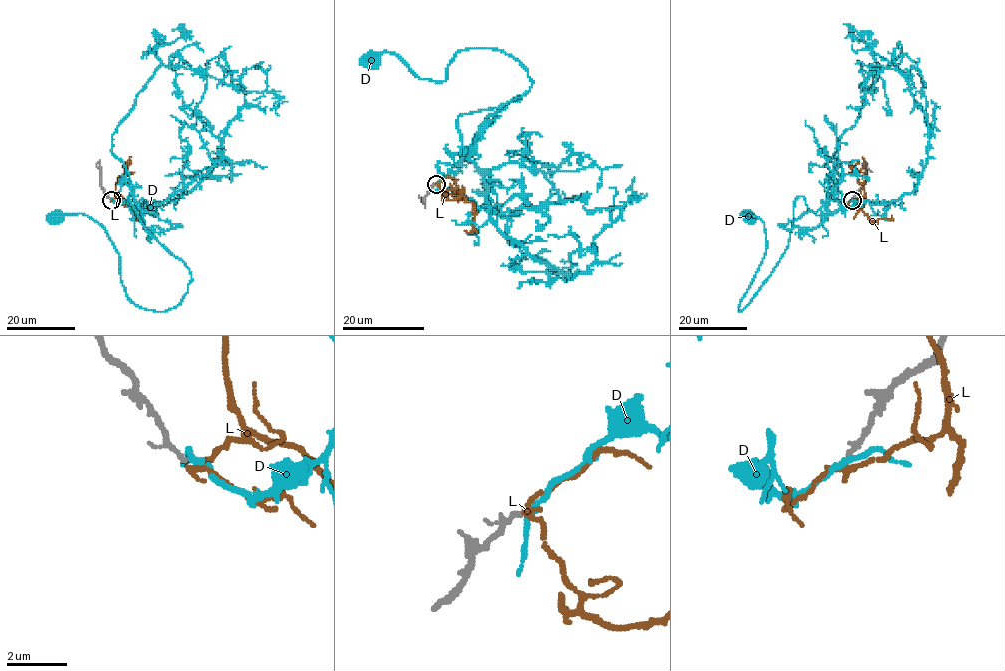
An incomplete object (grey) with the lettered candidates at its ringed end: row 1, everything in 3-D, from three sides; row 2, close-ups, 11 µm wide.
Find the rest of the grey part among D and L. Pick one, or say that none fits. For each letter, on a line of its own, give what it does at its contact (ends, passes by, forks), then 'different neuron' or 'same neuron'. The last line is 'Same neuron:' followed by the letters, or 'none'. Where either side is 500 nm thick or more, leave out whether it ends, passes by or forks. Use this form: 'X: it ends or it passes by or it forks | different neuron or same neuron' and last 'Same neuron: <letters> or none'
D: it passes by | different neuron
L: it passes by | same neuron
Same neuron: L

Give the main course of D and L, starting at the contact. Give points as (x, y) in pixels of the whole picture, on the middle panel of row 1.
D: (437, 184), (468, 153), (459, 115), (520, 98), (528, 72), (480, 47), (443, 81), (370, 58)
L: (436, 184), (444, 197), (455, 199), (462, 196), (474, 206), (473, 229), (463, 231)

